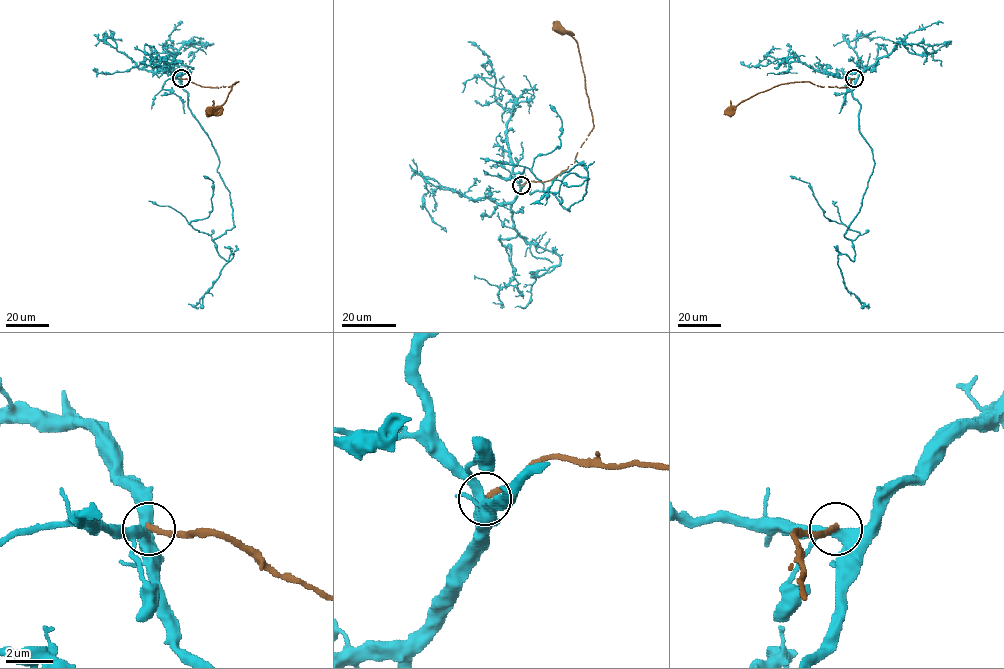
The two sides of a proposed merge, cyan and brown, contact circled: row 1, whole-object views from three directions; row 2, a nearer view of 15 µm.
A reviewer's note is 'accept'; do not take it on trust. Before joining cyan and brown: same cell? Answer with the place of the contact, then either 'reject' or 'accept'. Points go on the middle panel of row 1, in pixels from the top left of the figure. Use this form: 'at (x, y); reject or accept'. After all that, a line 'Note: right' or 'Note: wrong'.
at (521, 185); reject
Note: wrong

